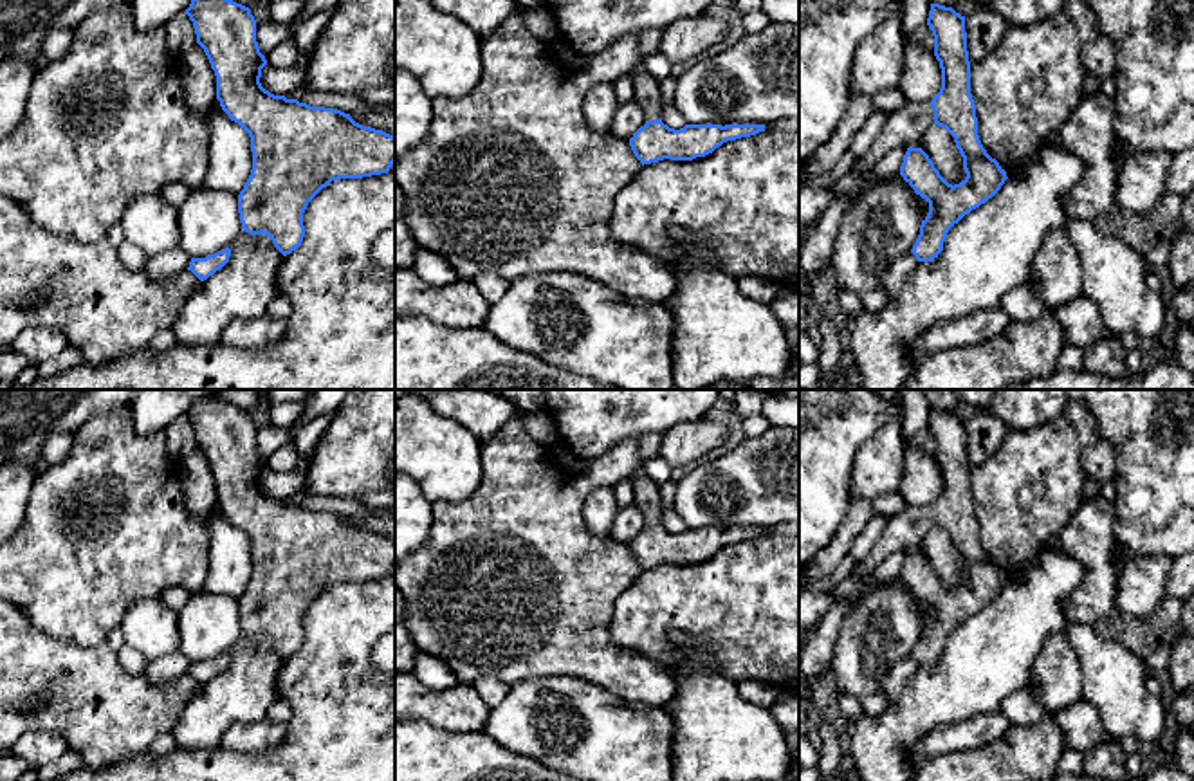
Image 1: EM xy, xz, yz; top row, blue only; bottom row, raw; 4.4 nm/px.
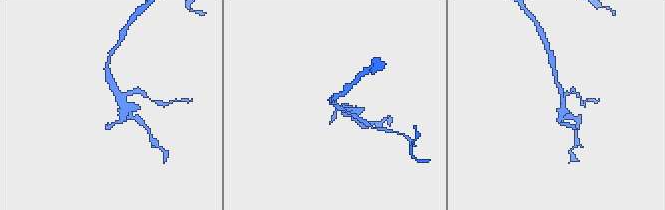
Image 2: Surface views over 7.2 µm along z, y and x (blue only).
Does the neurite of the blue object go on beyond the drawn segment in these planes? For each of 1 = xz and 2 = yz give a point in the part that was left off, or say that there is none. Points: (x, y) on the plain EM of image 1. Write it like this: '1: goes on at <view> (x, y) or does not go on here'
1: goes on at xz (646, 491)
2: goes on at yz (906, 529)

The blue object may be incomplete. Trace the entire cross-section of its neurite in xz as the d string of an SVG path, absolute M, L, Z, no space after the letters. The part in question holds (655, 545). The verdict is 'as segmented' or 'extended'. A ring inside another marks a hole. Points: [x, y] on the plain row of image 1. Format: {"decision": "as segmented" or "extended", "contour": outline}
{"decision": "extended", "contour": "M642 471L633 474L635 505L642 510L646 528L629 543L635 561L644 568L671 565L693 565L712 557L727 545L765 536L765 528L685 528L680 534L662 527L660 487Z"}

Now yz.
{"decision": "extended", "contour": "M931 408L927 429L932 435L934 460L941 473L940 496L931 507L905 507L889 518L869 554L851 572L864 583L871 581L875 568L887 556L920 543L932 527L954 541L967 577L960 588L949 588L922 552L907 552L900 570L904 584L929 606L929 617L922 624L920 639L911 653L918 666L938 662L949 633L992 602L1008 583L999 566L987 557L978 539L965 420L952 411Z"}

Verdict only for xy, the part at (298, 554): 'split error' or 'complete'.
complete

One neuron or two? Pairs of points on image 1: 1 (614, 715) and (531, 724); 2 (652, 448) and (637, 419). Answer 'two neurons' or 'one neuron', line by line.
1: one neuron
2: two neurons

